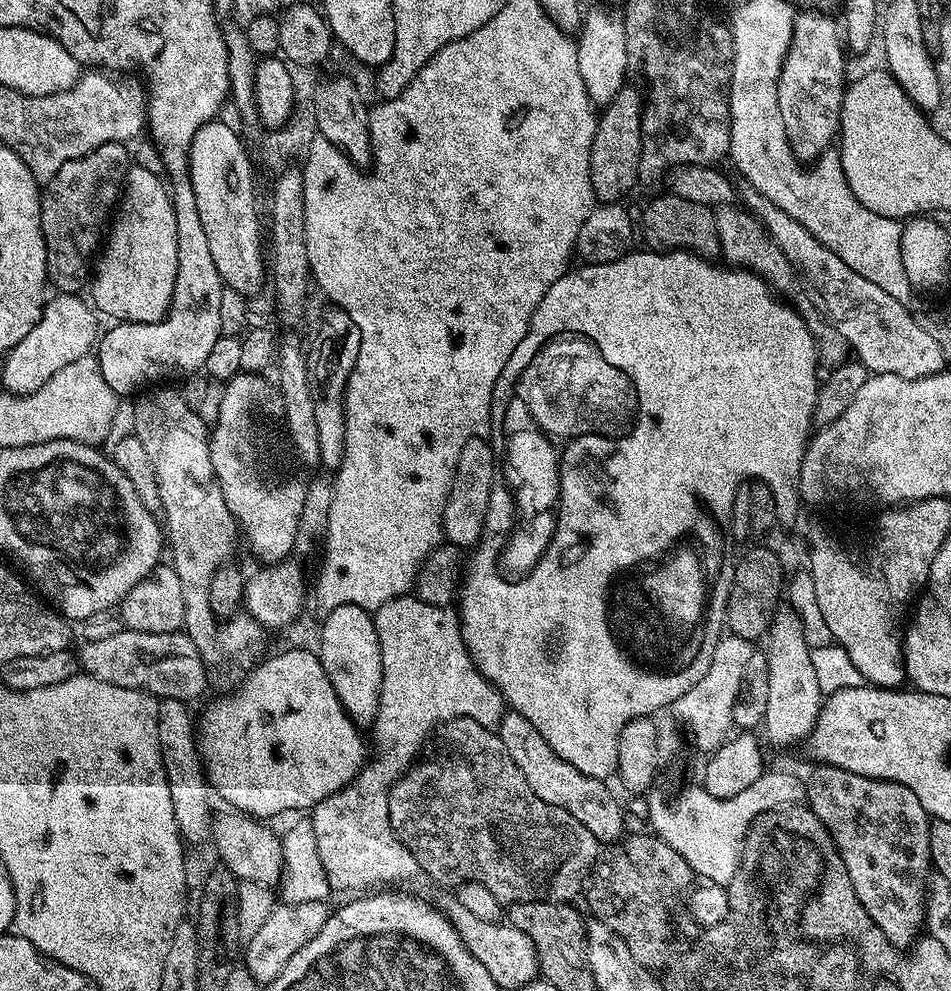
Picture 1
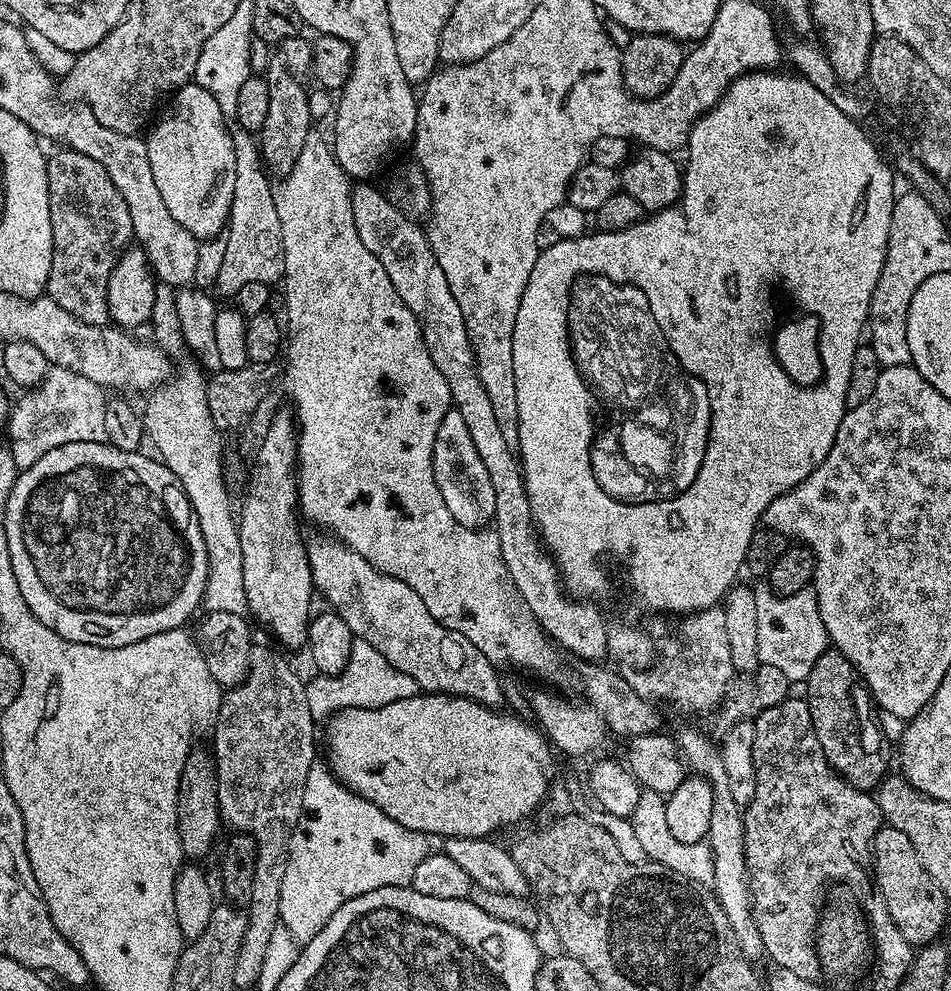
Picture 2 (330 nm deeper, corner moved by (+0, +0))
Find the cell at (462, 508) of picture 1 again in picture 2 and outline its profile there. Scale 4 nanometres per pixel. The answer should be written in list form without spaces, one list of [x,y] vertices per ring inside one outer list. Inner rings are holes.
[[[454,410],[448,411],[446,418],[438,422],[438,430],[434,434],[432,465],[434,482],[438,482],[438,490],[442,490],[442,502],[446,502],[446,510],[454,514],[454,522],[477,530],[489,527],[494,521],[494,486],[470,438],[466,421],[462,414]]]

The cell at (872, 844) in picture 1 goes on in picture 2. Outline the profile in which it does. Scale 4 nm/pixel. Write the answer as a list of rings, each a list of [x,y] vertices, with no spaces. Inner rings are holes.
[[[829,650],[822,654],[822,658],[818,658],[818,662],[814,662],[814,670],[810,670],[806,687],[814,734],[818,734],[818,742],[822,742],[822,750],[832,769],[850,786],[875,790],[890,772],[890,744],[880,731],[878,712],[868,685],[841,652]]]

